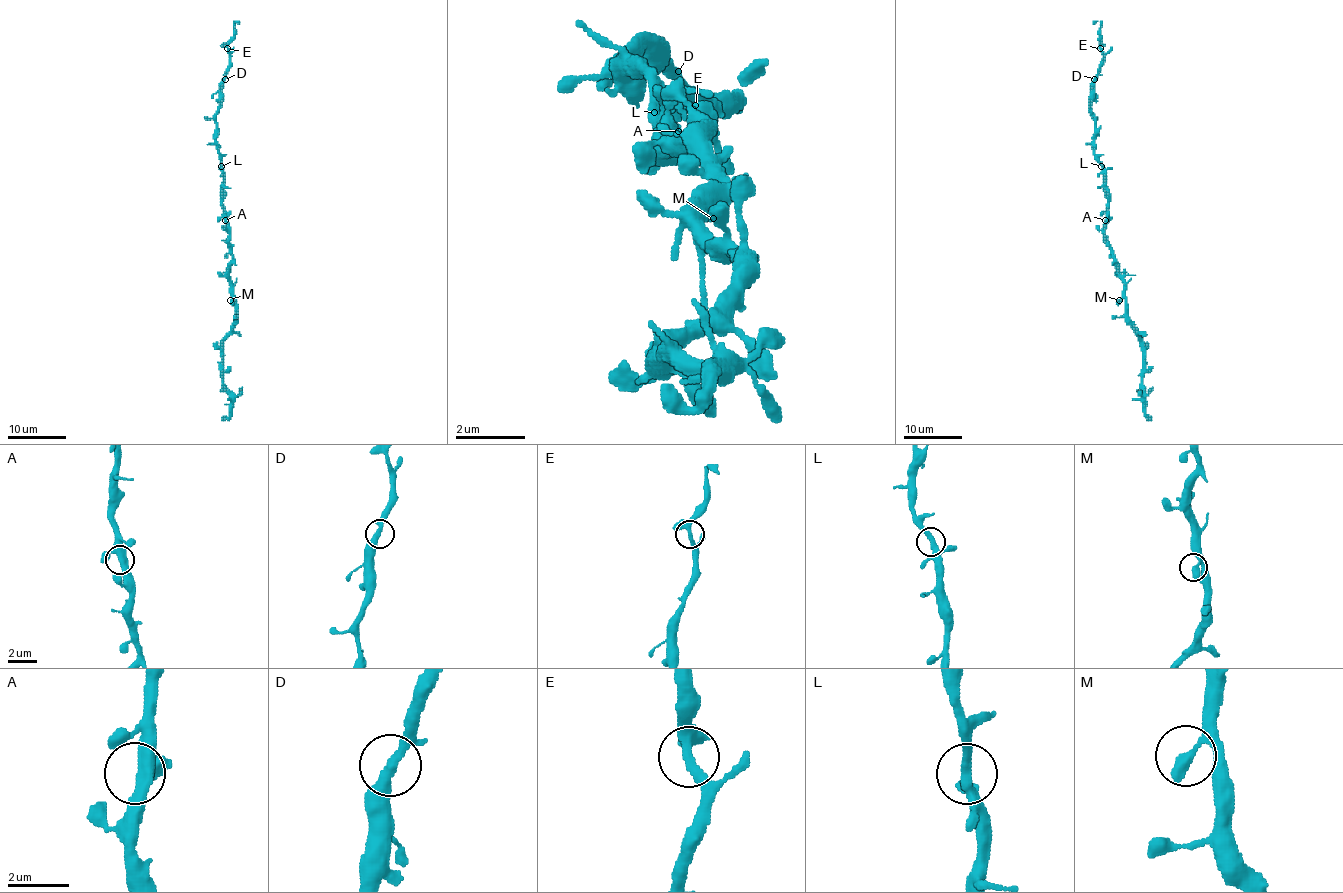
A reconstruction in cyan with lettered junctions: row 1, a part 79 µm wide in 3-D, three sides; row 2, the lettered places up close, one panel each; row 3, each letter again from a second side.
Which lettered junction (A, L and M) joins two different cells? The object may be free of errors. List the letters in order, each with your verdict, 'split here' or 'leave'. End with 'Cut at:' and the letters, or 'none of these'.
A: leave
L: leave
M: leave
Cut at: none of these

